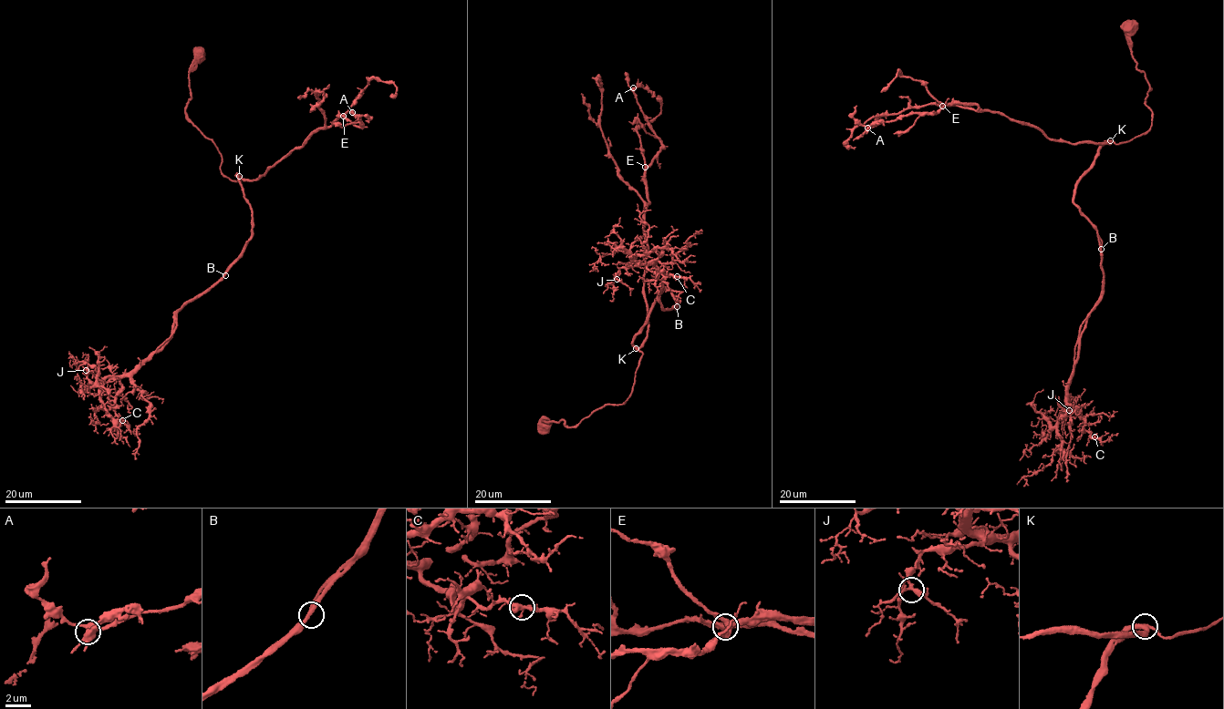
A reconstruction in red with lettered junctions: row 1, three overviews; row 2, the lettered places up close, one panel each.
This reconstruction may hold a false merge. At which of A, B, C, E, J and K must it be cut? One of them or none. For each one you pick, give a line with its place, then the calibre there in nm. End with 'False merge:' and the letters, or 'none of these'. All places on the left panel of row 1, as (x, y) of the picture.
False merge: none of these

